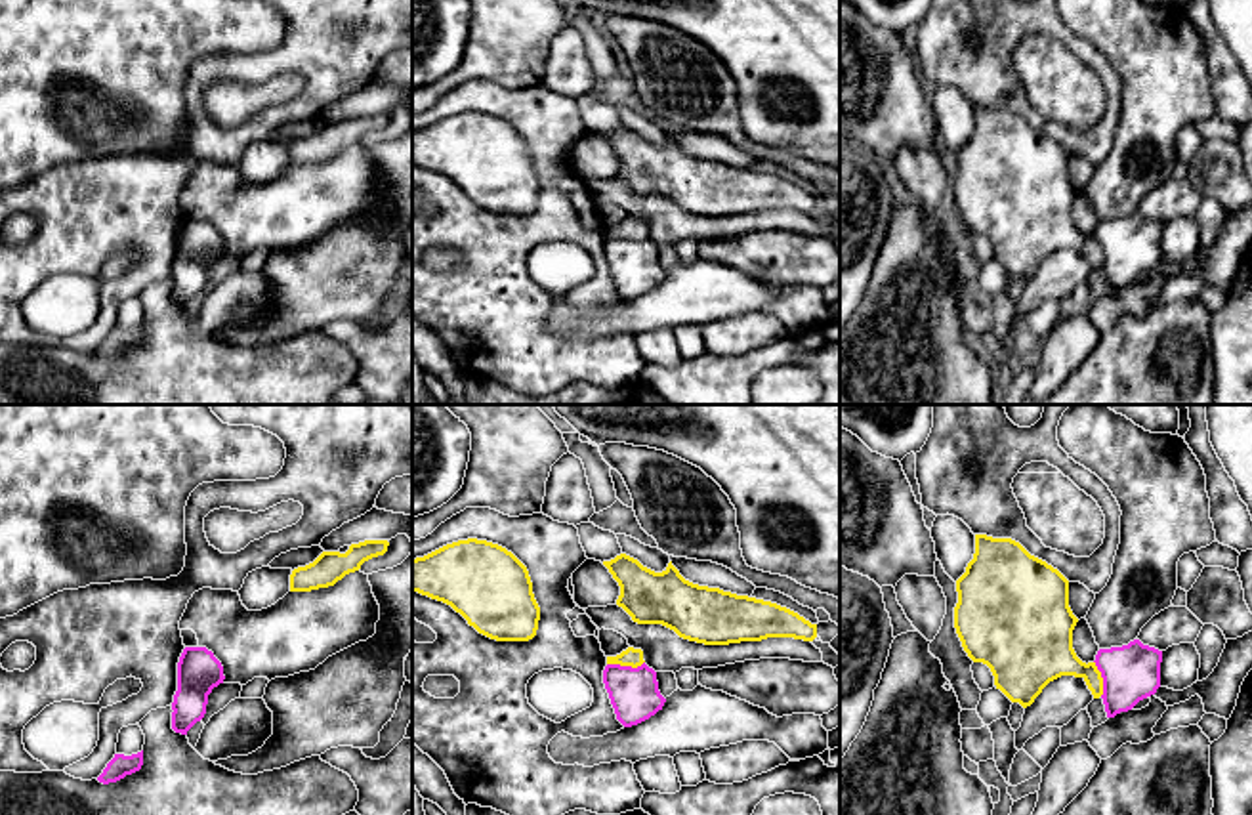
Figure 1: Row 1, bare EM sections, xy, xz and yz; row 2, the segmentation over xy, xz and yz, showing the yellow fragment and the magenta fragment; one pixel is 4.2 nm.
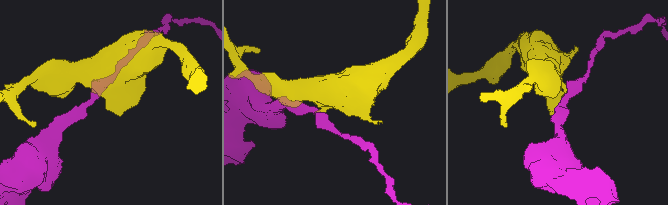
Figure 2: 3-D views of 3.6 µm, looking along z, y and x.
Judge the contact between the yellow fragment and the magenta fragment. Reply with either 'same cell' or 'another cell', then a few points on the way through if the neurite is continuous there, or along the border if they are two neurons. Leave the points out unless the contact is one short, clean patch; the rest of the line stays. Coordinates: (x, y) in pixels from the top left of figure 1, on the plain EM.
another cell; border xz (644, 233), (636, 239), (607, 237)

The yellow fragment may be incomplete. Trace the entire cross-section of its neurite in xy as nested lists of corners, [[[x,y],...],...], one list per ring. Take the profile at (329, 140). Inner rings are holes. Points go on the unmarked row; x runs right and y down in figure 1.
[[[365,113],[351,116],[345,126],[323,124],[313,136],[292,143],[290,164],[334,158],[345,147],[359,143],[365,134],[384,128],[387,118],[387,113]]]

